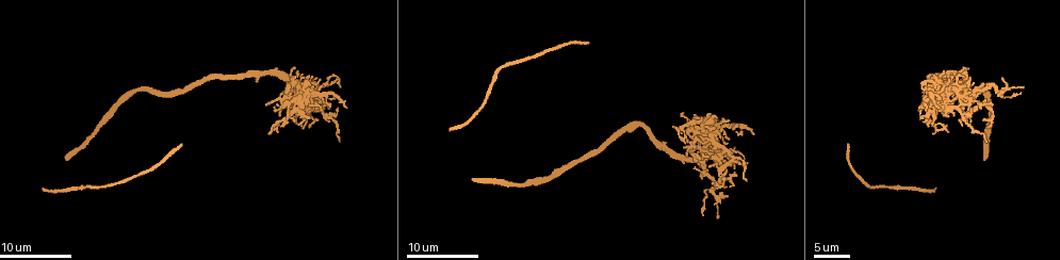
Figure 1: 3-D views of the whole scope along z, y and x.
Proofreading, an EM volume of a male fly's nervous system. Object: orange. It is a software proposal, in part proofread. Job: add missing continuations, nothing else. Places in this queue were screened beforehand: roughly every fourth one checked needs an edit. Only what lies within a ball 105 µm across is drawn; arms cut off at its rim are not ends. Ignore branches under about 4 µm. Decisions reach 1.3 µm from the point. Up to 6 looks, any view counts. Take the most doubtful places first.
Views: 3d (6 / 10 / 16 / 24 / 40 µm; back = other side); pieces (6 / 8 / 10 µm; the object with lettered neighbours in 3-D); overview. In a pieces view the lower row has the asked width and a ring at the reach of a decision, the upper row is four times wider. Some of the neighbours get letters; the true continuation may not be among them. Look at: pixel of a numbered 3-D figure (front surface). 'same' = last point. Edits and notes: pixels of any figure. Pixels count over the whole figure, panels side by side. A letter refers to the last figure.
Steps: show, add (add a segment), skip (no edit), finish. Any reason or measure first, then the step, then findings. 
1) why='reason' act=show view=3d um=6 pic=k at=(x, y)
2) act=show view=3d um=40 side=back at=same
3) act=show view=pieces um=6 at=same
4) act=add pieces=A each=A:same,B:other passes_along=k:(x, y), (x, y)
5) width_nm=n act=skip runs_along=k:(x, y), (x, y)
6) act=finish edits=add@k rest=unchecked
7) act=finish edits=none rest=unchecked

why='long arm stops here' act=show view=3d um=16 pic=1 at=(846, 144)

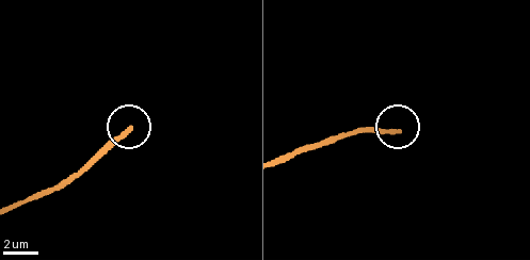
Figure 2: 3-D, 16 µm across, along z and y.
act=show view=pieces um=6 pic=2 at=(128, 129)

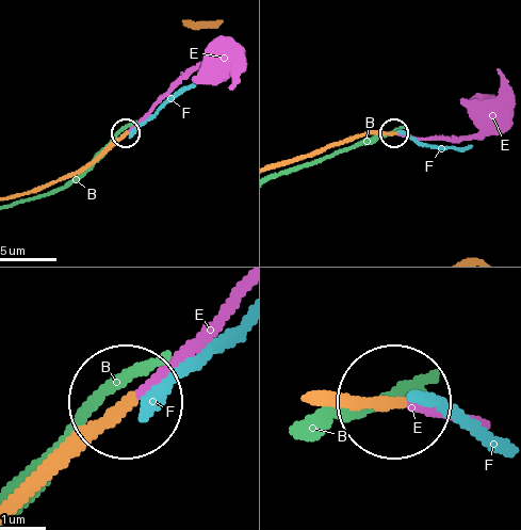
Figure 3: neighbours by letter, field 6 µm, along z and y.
width_nm=260 act=add pieces=E each=B:other,E:same,F:other passes_along=3:(16, 512), (241, 298) found='it goes on there'

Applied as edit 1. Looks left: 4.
why='free end' act=show view=3d um=16 pic=1 at=(339, 84)

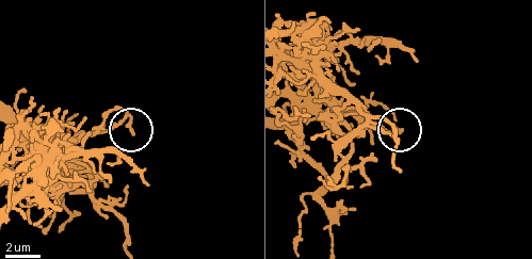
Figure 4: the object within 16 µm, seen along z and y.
act=show view=pieces um=10 pic=4 at=(133, 133)

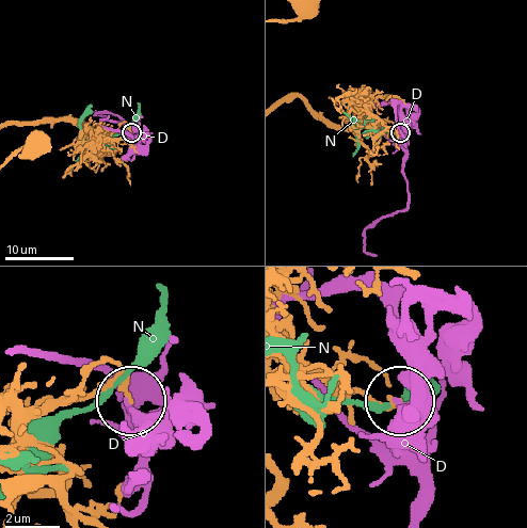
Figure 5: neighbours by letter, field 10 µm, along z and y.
act=skip each=D:other,N:other found='no lettered segment goes on from it'

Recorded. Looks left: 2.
why='an open end' act=show view=3d um=16 pic=1 at=(708, 155)

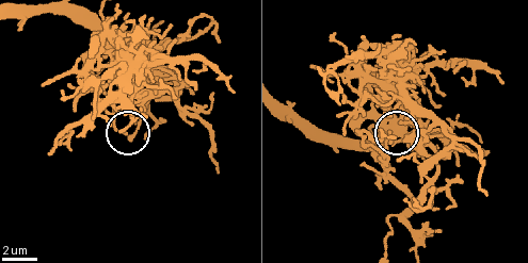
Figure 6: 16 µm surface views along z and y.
act=show view=pieces um=10 pic=6 at=(124, 132)

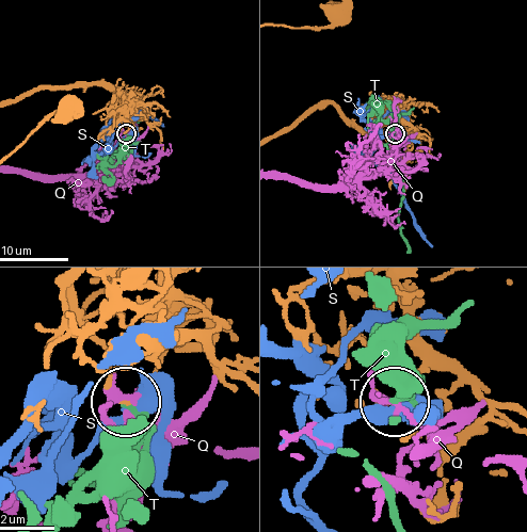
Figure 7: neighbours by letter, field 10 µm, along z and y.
act=skip each=Q:other,S:other,T:other found='none of them fits'

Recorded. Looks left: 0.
act=finish edits=add@3 rest=unchecked

